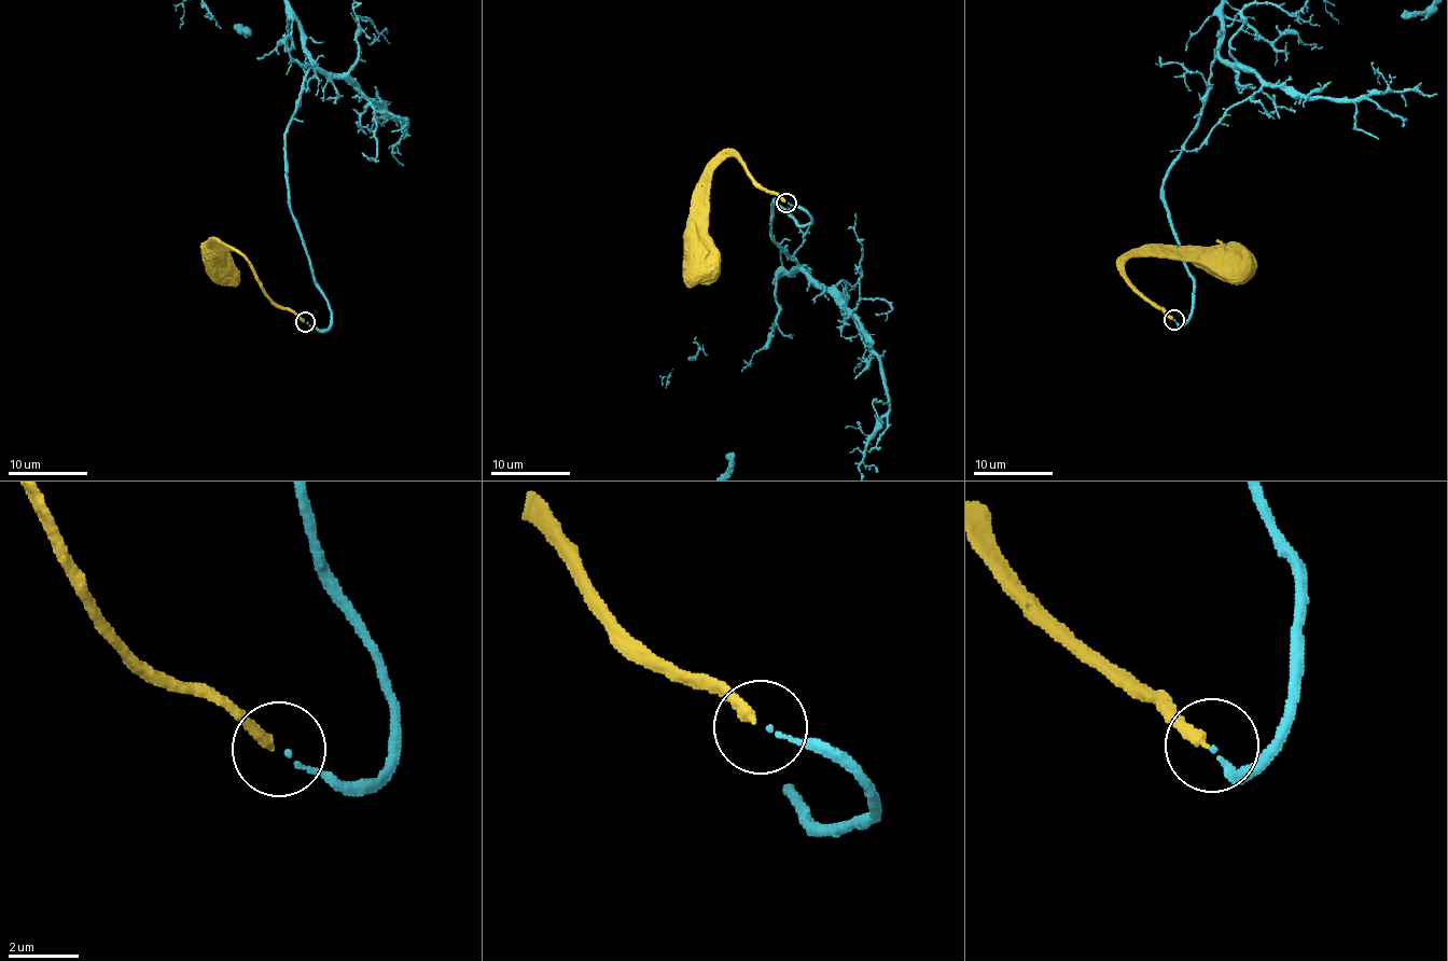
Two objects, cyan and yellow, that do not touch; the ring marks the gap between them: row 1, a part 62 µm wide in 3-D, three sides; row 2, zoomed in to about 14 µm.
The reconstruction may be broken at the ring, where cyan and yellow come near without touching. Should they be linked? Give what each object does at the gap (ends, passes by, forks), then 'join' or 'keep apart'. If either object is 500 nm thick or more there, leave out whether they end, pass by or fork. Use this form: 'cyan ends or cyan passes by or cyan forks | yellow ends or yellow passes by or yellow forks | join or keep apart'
cyan ends | yellow ends | join

